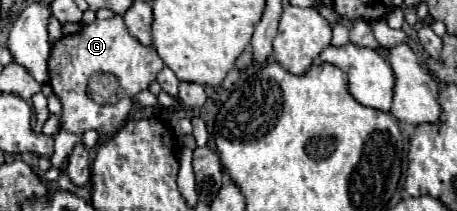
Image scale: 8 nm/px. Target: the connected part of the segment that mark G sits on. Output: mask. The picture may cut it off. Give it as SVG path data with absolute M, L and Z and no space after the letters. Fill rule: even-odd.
M114 16L108 20L94 20L88 26L82 26L76 34L66 34L58 38L50 48L50 60L48 60L48 72L50 72L50 86L54 94L58 96L62 104L60 114L60 130L84 134L86 130L96 130L100 136L114 136L124 120L128 118L128 112L132 110L134 98L138 92L146 90L158 76L158 72L164 68L164 62L156 54L154 48L142 46L138 40L134 40L122 20L122 16ZM94 72L108 72L114 74L124 90L124 98L116 104L96 104L88 94L88 78Z

